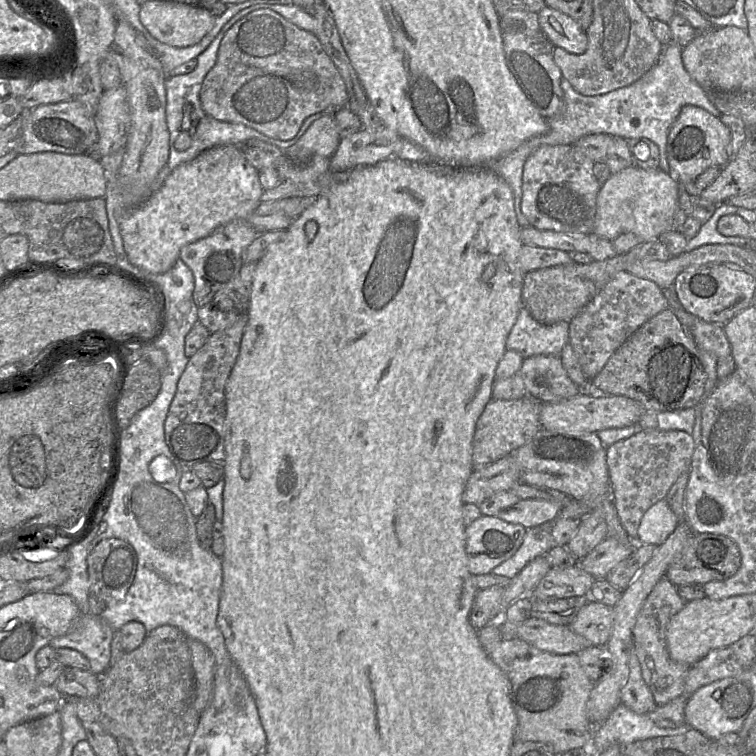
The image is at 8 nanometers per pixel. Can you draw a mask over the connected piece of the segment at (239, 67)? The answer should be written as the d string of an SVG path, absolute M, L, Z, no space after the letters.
M261 7L226 32L217 61L202 83L200 102L217 120L242 123L269 138L286 141L296 136L309 116L346 107L348 94L341 73L316 36Z

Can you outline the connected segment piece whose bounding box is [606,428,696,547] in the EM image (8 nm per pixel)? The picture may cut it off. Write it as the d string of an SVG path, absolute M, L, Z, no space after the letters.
M642 429L606 447L606 464L612 502L630 540L637 545L638 528L645 512L665 499L682 474L688 474L696 448L691 434L678 430Z

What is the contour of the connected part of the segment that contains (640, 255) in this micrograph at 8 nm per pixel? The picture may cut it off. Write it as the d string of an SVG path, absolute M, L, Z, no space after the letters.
M657 240L640 243L624 255L603 261L593 260L587 264L573 262L524 273L522 307L542 324L552 325L561 321L569 323L618 272L627 271L636 261L666 261L671 257L666 247Z

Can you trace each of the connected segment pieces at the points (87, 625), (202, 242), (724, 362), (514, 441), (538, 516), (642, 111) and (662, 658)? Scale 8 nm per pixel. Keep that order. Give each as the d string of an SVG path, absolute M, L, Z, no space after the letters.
M80 614L71 630L52 639L49 645L55 650L70 648L80 652L89 660L90 672L102 675L110 667L113 633L100 615Z
M237 219L220 226L210 235L183 246L180 259L191 269L194 276L193 300L197 307L209 303L219 291L233 291L243 266L243 251L259 236L246 219Z
M673 291L675 316L694 339L698 349L710 353L717 361L718 379L724 379L736 370L730 343L723 325L706 322L688 313L680 304Z
M527 396L512 400L492 399L476 422L472 441L473 470L512 454L534 437L542 429L539 419L542 404Z
M525 499L501 510L498 517L503 521L518 524L528 529L554 521L561 510L562 506L559 503L542 499Z
M671 40L663 48L659 61L640 80L632 85L620 88L606 94L585 96L579 93L565 78L561 80L564 92L564 108L552 118L545 118L549 131L535 136L516 150L500 157L493 162L493 170L509 184L514 194L514 208L518 223L522 227L530 226L529 220L523 214L521 202L523 196L522 177L526 160L543 145L574 144L579 138L596 133L629 138L648 138L659 148L659 169L670 173L667 158L667 140L671 125L685 105L694 105L719 117L721 113L707 96L707 92L690 76L682 60L683 47Z
M662 577L642 605L633 629L633 650L641 665L643 679L659 705L665 705L684 693L685 679L690 666L674 661L667 644L667 627L671 618L687 602L676 591L676 586Z

